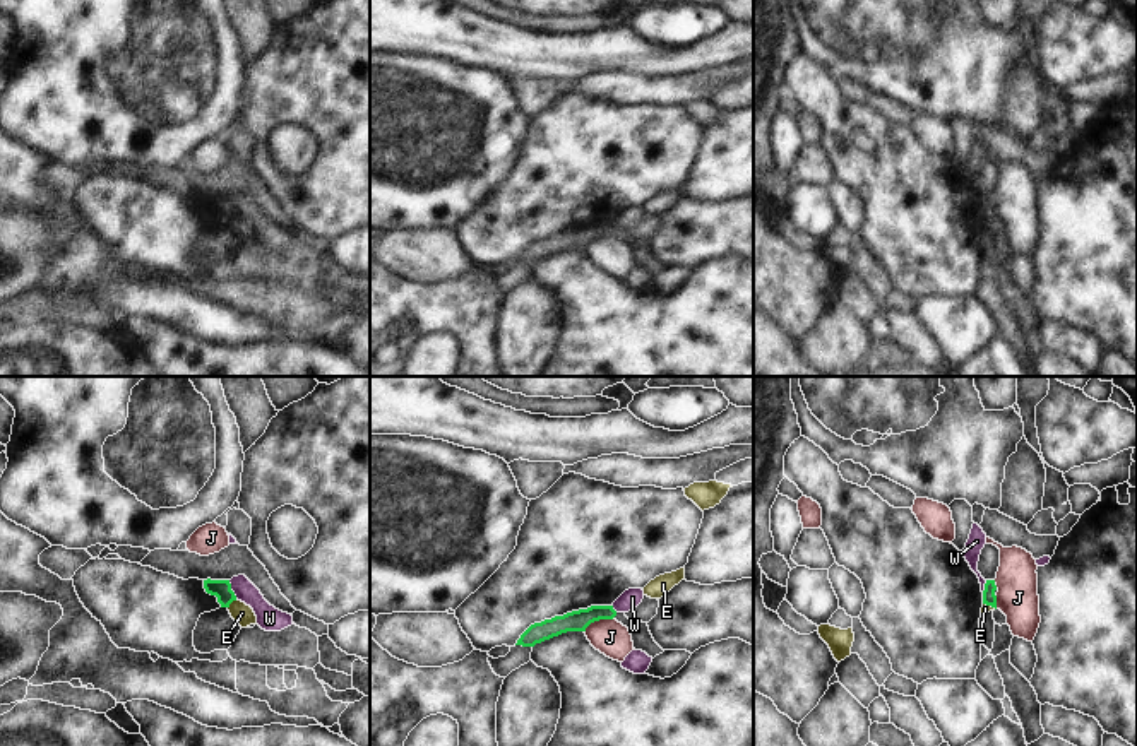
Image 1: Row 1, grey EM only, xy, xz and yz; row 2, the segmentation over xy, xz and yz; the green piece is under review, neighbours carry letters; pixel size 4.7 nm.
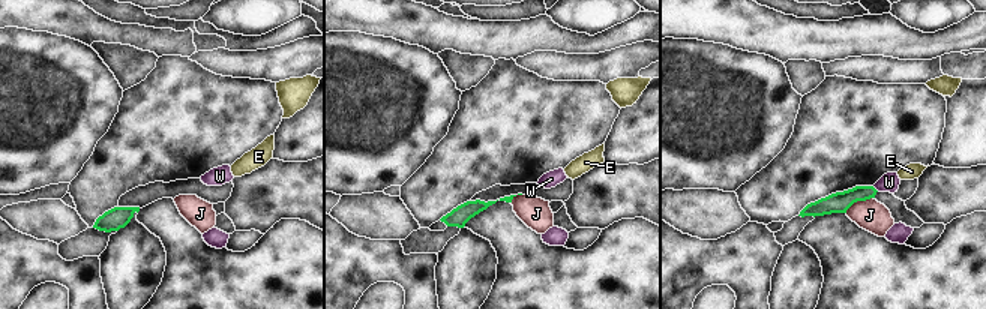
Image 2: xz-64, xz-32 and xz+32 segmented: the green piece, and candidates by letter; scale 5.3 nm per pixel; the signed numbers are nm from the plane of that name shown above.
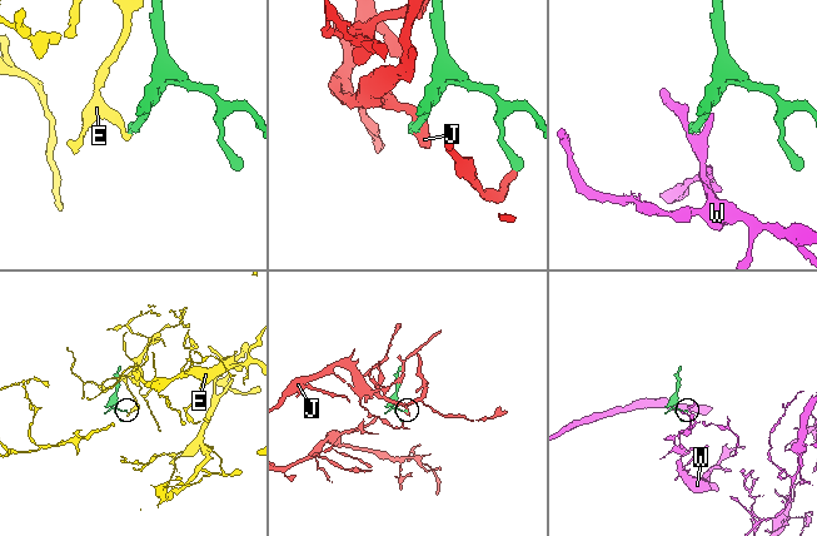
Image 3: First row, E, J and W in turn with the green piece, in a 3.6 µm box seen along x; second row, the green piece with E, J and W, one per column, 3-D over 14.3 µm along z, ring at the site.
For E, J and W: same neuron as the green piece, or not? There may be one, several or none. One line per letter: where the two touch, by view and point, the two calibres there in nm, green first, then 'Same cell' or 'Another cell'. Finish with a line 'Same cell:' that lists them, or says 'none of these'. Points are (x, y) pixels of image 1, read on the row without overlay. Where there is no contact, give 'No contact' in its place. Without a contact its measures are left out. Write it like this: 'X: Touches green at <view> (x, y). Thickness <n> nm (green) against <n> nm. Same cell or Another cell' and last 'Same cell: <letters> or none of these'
E: Touches green at xy (232, 218). Thickness 90 nm (green) against 90 nm. Another cell
J: Touches green at xz (598, 236). Thickness 100 nm (green) against 160 nm. Another cell
W: Touches green at xy (230, 206). Thickness 90 nm (green) against 120 nm. Another cell
Same cell: none of these

